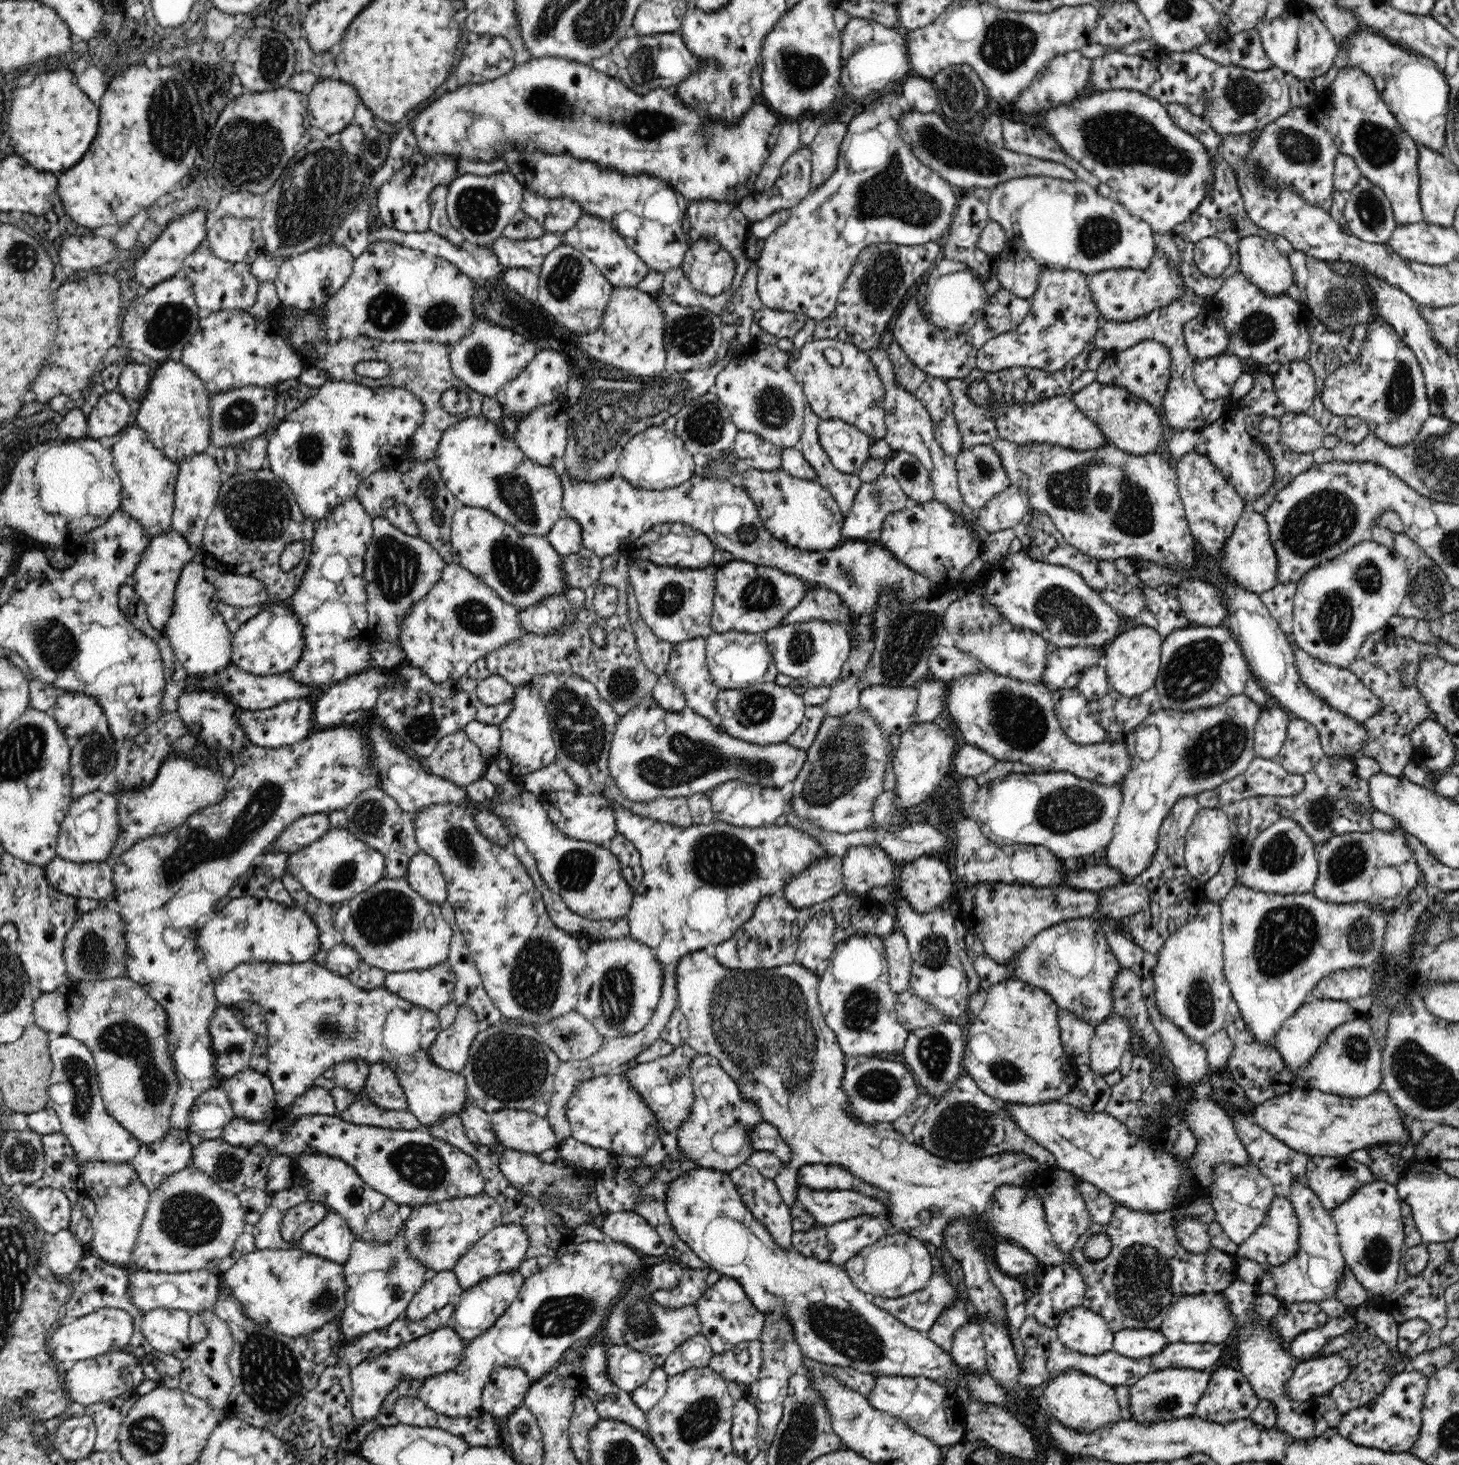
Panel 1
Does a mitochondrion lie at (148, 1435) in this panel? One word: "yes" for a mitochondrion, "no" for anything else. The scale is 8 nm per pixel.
yes

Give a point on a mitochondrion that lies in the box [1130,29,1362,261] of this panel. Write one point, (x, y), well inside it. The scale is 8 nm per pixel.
(1244, 96)

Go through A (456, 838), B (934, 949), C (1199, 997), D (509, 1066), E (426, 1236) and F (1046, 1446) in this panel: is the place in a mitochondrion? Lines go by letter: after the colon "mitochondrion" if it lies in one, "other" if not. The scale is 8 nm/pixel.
A: mitochondrion
B: mitochondrion
C: mitochondrion
D: mitochondrion
E: mitochondrion
F: other

